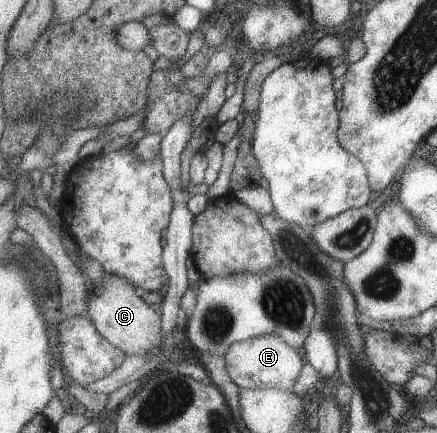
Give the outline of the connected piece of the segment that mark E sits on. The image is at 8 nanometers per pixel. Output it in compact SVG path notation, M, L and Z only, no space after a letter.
M265 333L258 337L235 342L227 351L226 359L229 374L241 389L281 389L282 391L290 393L306 363L303 350L299 350L293 345L290 345L282 336L275 333Z

